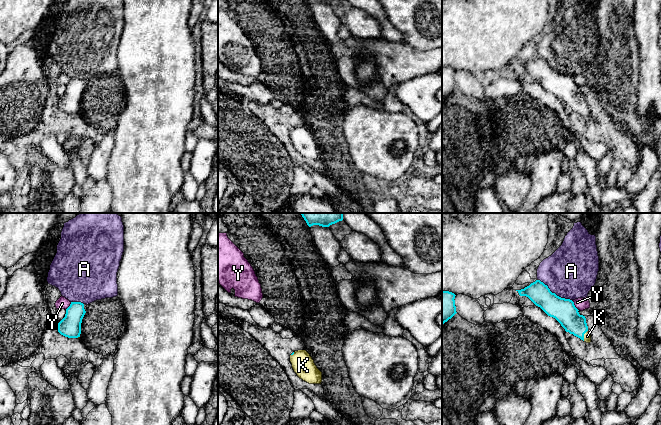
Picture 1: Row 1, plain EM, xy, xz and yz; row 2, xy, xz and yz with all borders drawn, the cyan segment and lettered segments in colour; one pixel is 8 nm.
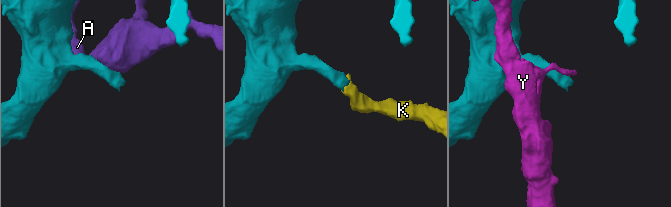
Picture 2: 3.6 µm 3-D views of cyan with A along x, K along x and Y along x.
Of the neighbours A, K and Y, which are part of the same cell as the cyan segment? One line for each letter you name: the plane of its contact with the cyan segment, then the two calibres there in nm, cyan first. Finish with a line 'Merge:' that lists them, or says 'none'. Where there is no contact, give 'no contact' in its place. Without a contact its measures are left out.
K: meets cyan in yz; 190 nm thick on the cyan side, 60 nm on the other
Merge: K

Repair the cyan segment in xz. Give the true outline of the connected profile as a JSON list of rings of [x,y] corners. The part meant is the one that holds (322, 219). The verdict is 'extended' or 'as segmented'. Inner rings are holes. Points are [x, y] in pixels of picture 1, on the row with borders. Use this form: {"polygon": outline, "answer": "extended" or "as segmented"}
{"polygon": [[[300,213],[309,227],[319,225],[329,227],[343,220],[343,213]]], "answer": "as segmented"}

